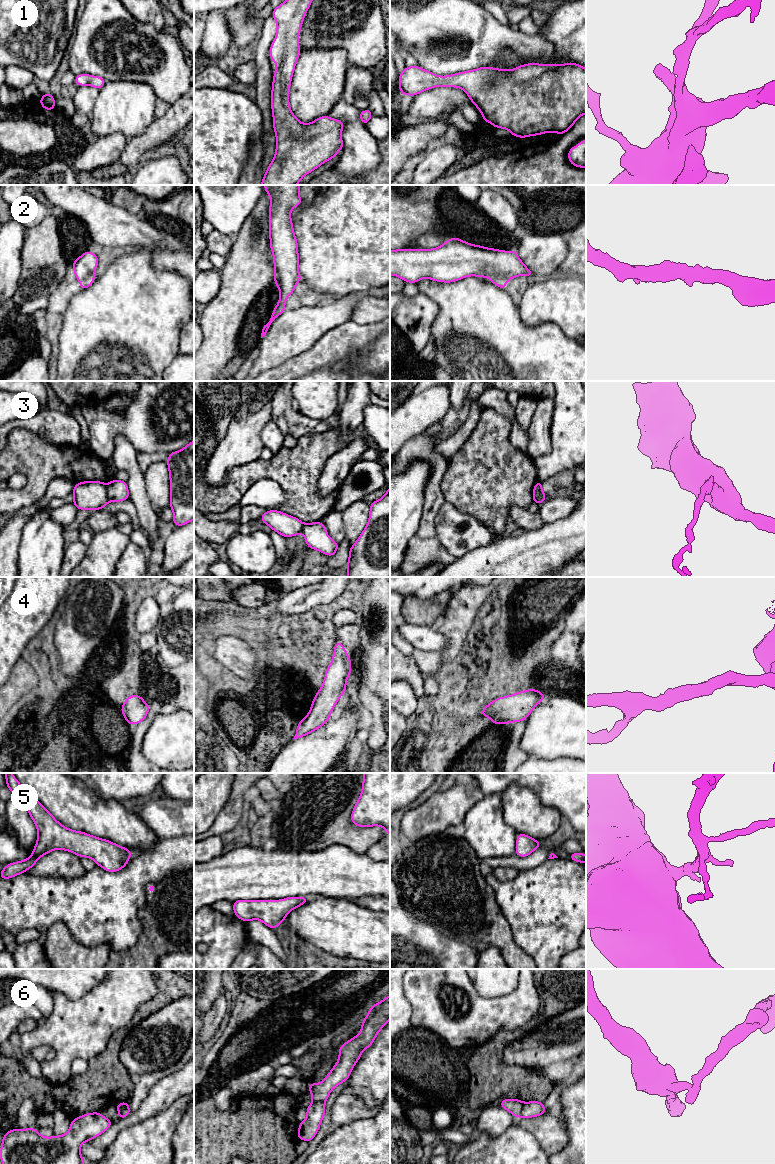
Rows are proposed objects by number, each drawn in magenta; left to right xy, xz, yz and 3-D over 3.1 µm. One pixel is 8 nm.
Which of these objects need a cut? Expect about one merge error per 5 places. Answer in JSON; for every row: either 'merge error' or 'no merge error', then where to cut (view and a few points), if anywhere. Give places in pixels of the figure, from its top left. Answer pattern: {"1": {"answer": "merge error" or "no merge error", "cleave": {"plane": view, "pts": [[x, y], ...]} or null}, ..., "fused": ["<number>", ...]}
{"1": {"answer": "no merge error", "cleave": null}, "2": {"answer": "no merge error", "cleave": null}, "3": {"answer": "merge error", "cleave": {"plane": "xy", "pts": [[106, 485], [106, 494], [109, 500]]}}, "4": {"answer": "no merge error", "cleave": null}, "5": {"answer": "no merge error", "cleave": null}, "6": {"answer": "merge error", "cleave": {"plane": "yz", "pts": [[523, 1103], [519, 1116]]}}, "fused": ["3", "6"]}

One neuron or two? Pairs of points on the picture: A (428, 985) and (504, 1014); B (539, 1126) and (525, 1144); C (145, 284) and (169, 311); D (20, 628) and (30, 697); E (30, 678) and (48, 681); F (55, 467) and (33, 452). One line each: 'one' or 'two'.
A: one
B: two
C: one
D: two
E: two
F: one

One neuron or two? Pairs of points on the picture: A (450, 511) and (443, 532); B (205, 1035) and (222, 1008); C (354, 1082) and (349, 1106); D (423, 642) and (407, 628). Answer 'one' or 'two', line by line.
A: one
B: one
C: two
D: one

